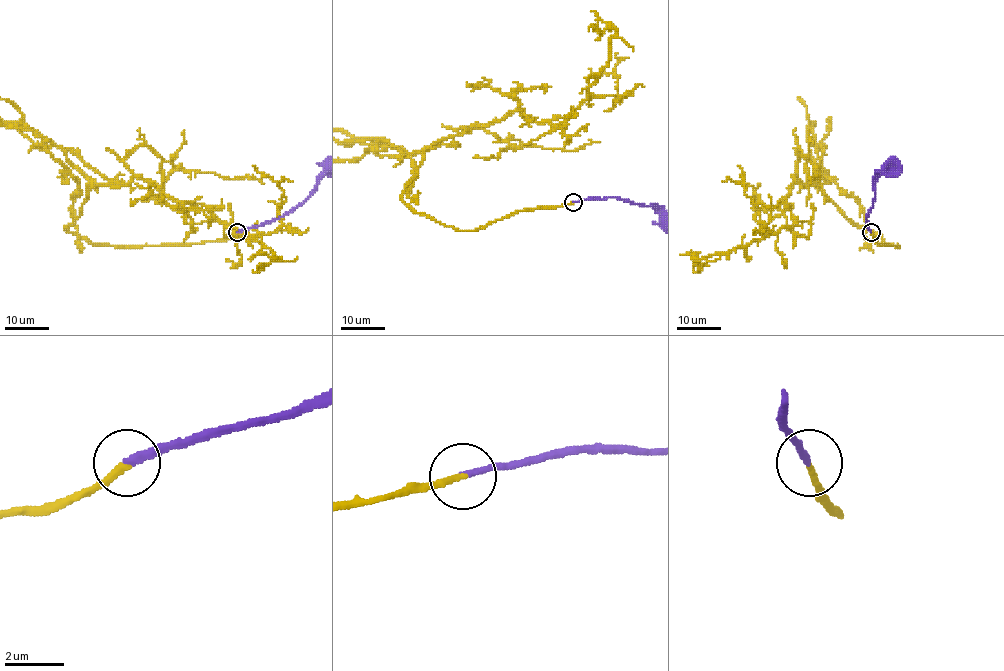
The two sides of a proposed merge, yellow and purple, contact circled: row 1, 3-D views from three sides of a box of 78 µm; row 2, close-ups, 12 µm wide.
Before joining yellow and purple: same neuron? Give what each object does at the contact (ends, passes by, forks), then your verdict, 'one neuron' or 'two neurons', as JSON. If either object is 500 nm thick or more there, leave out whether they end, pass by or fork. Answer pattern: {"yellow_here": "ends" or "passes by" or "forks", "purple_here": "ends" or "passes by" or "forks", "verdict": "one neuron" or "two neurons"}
{"yellow_here": "ends", "purple_here": "ends", "verdict": "one neuron"}

